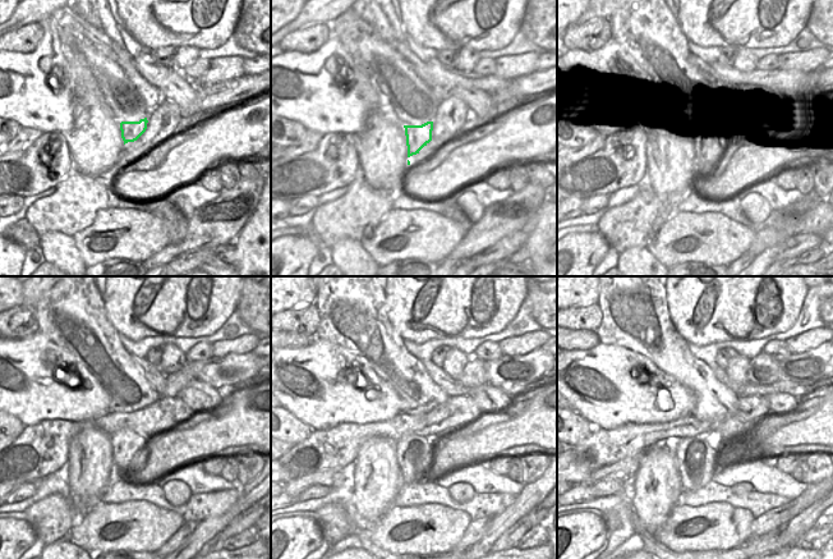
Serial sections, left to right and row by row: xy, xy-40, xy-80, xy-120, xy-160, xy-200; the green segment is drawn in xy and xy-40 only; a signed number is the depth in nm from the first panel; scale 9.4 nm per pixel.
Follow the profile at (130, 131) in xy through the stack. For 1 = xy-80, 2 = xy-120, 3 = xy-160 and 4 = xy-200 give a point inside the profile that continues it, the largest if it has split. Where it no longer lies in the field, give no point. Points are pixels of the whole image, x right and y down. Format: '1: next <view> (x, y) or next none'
1: next xy-80 (702, 151)
2: next xy-120 (127, 444)
3: next xy-160 (413, 453)
4: next xy-200 (696, 457)

